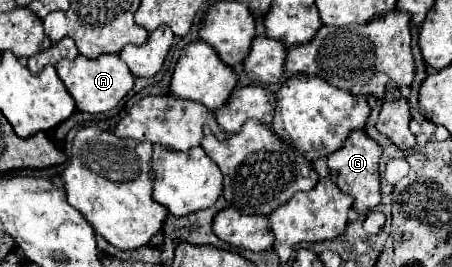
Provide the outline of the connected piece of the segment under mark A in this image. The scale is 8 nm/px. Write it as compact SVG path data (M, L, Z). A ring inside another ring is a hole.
M78 54L74 60L62 58L60 62L56 62L56 72L66 84L70 96L76 100L76 108L90 114L112 110L134 86L134 76L118 54L100 54L100 58L84 58L82 54Z

